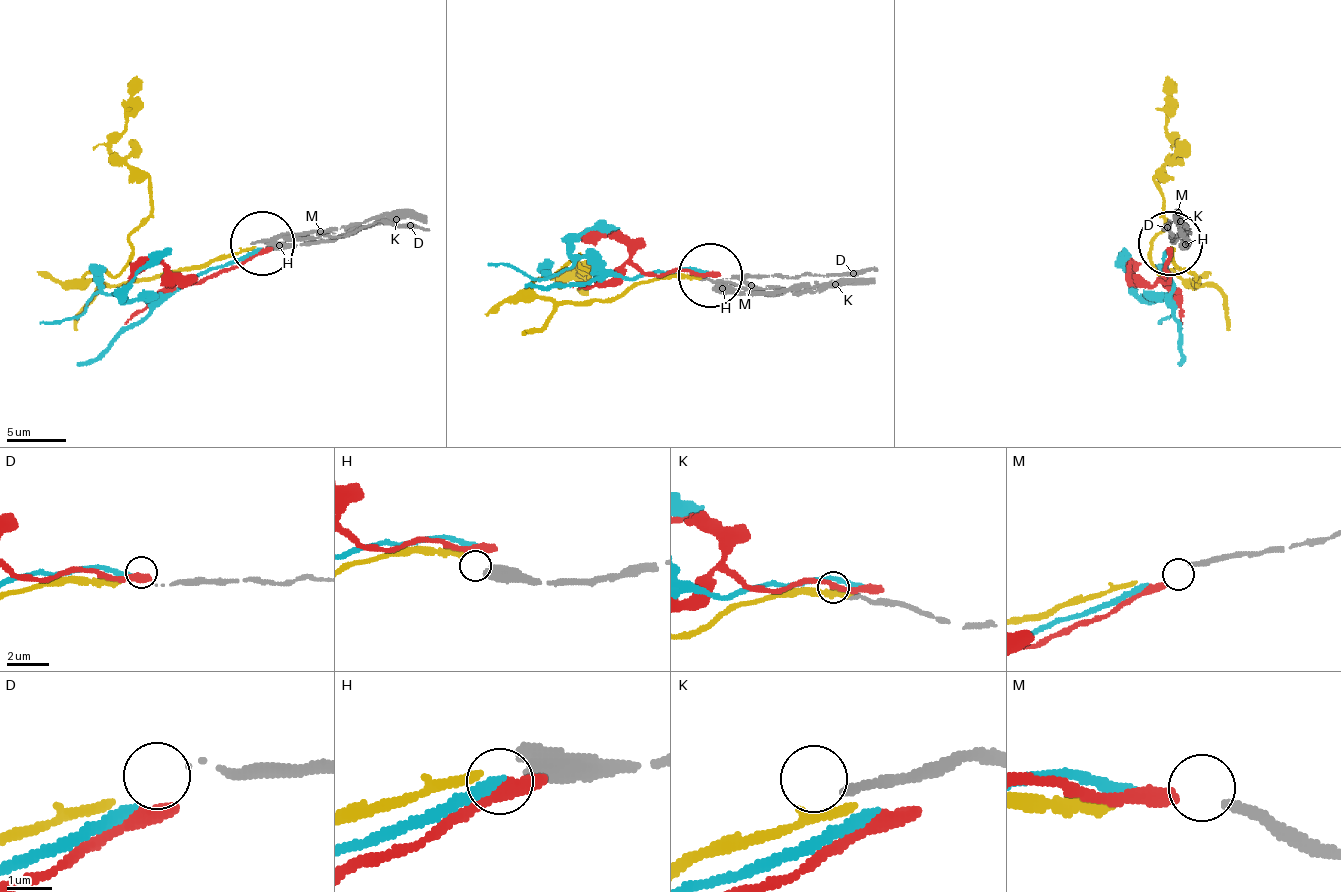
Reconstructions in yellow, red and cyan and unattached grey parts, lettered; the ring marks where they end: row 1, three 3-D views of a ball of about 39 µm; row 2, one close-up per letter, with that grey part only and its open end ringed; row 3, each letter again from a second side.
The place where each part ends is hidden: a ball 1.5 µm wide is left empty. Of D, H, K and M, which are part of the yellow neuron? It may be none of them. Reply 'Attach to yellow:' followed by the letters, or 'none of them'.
Attach to yellow: H

